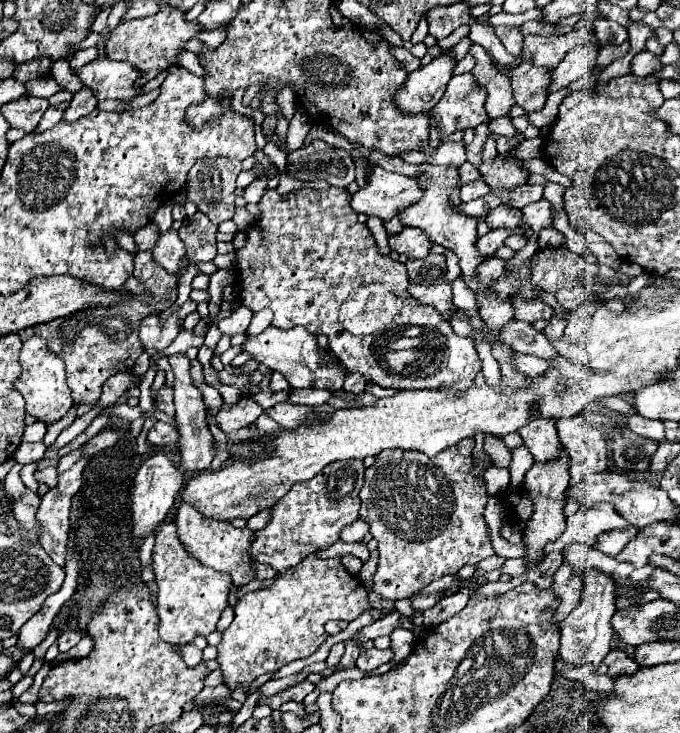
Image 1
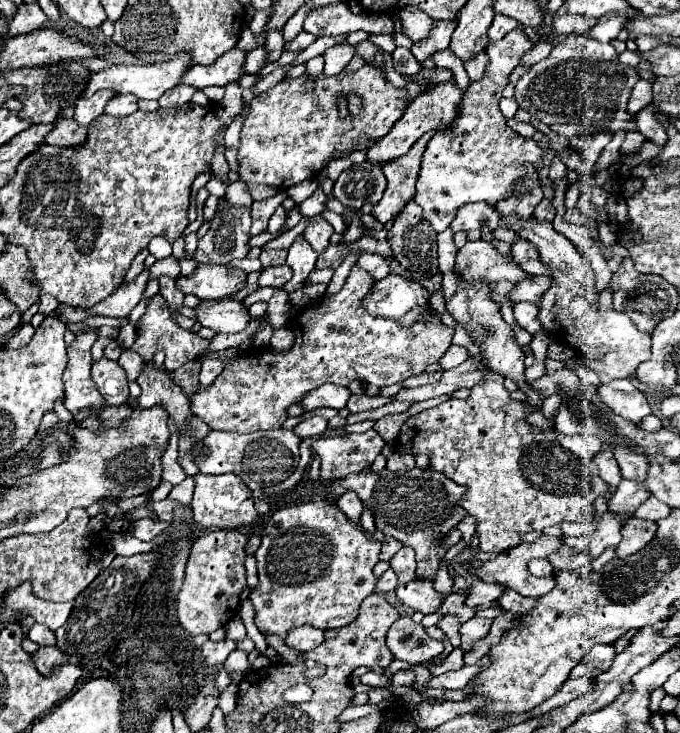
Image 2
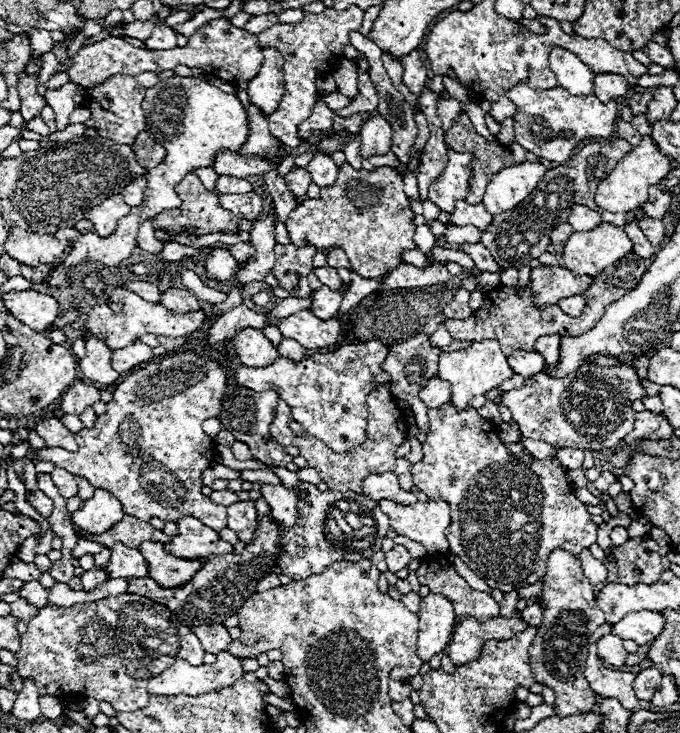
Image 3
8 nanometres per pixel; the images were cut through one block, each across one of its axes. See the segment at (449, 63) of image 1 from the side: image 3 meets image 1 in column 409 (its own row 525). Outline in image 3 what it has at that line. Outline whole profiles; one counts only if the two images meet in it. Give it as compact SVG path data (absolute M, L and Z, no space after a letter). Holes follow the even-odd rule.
M96 488L94 496L82 504L80 510L72 514L72 524L82 528L84 532L102 534L110 530L110 526L118 524L124 518L124 510L118 498L114 498L108 490Z

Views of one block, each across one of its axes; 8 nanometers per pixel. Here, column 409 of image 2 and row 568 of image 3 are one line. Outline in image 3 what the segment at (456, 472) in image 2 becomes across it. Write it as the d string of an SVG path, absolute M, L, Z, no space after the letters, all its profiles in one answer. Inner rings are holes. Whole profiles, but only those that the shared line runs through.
M433 556L428 562L423 562L416 570L416 576L422 586L430 588L430 592L442 594L454 602L458 620L464 616L474 616L478 622L486 622L500 614L498 602L488 592L470 588L443 556Z

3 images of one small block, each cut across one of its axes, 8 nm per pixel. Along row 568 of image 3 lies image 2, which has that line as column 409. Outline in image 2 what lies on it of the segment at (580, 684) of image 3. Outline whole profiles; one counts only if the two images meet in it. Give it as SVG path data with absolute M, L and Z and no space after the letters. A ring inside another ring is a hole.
M404 546L402 550L398 550L394 554L394 558L390 560L390 568L396 572L398 576L398 584L408 584L416 578L414 570L416 570L416 554L412 548Z

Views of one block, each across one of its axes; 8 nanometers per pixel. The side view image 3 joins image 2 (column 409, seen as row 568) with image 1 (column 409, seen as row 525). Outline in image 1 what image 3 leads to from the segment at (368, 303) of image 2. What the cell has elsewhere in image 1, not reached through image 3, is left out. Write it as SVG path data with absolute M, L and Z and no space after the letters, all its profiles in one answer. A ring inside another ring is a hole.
M334 186L326 190L302 188L282 198L276 188L268 188L258 208L260 216L248 230L244 248L236 250L240 258L236 274L242 306L252 312L270 308L276 328L300 324L312 334L326 334L332 354L348 372L382 370L382 382L378 382L382 388L420 390L446 384L452 390L466 390L474 384L482 364L474 340L458 338L450 322L432 306L420 308L414 298L406 296L406 266L378 254L368 226L358 222L358 214L350 206L348 190ZM364 282L370 286L362 286ZM360 286L362 290L356 290ZM338 310L346 330L338 322ZM410 348L424 352L404 362L400 350ZM442 352L446 358L440 356Z

